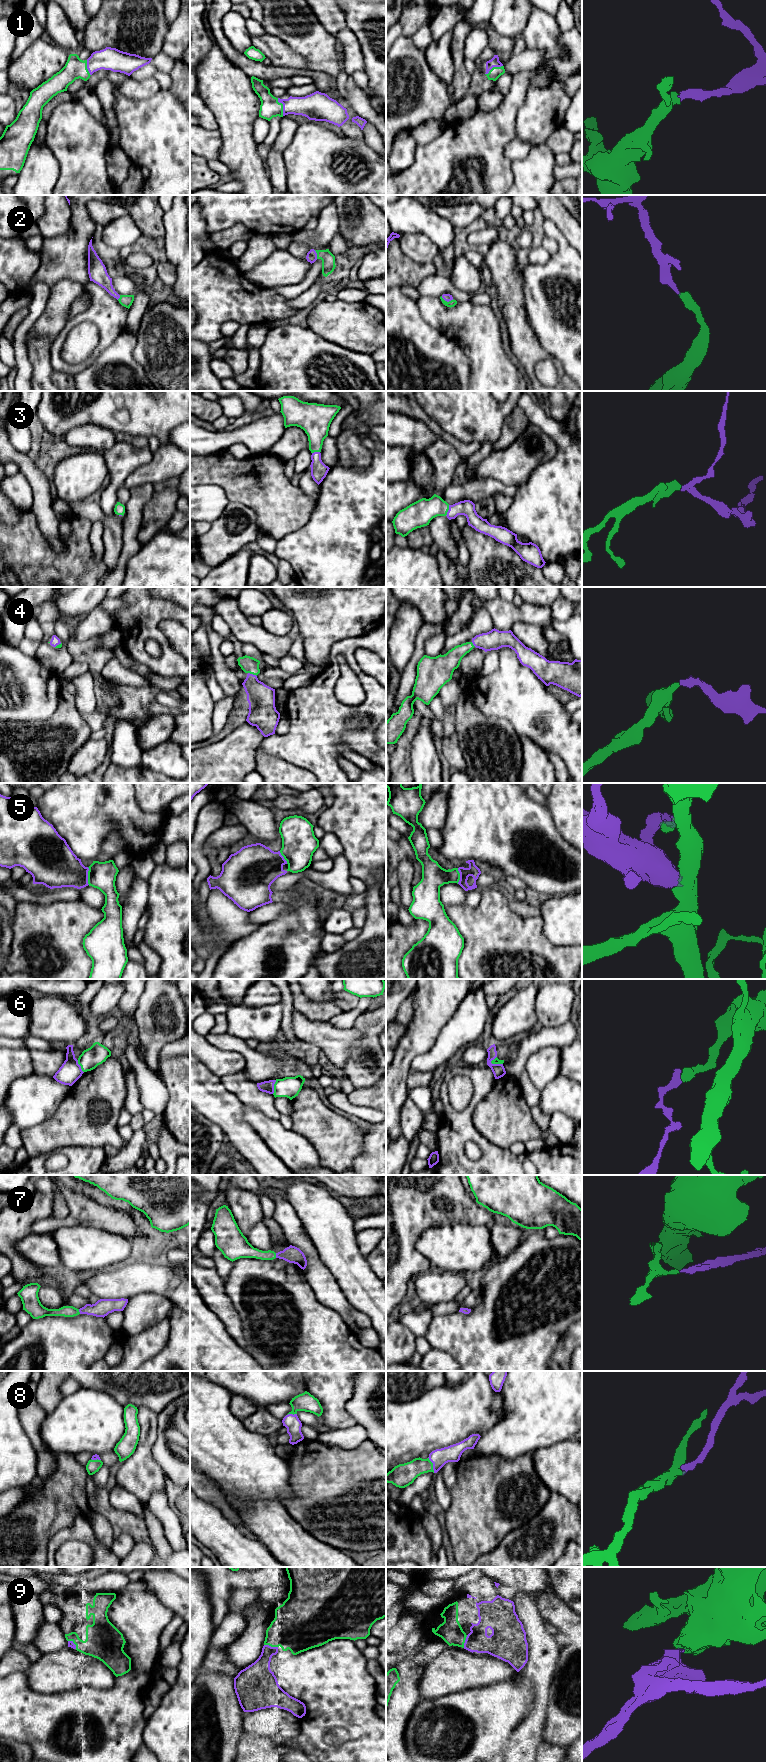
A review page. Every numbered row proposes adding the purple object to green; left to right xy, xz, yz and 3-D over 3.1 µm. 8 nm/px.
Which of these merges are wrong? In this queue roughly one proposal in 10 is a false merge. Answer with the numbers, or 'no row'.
6

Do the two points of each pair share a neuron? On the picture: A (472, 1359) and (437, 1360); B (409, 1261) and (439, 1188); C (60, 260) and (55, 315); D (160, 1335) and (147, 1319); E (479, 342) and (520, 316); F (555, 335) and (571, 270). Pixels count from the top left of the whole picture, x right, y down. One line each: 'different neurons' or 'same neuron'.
A: different neurons
B: same neuron
C: different neurons
D: different neurons
E: different neurons
F: same neuron

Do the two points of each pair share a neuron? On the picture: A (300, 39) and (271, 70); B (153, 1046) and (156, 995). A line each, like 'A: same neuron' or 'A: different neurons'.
A: different neurons
B: same neuron

